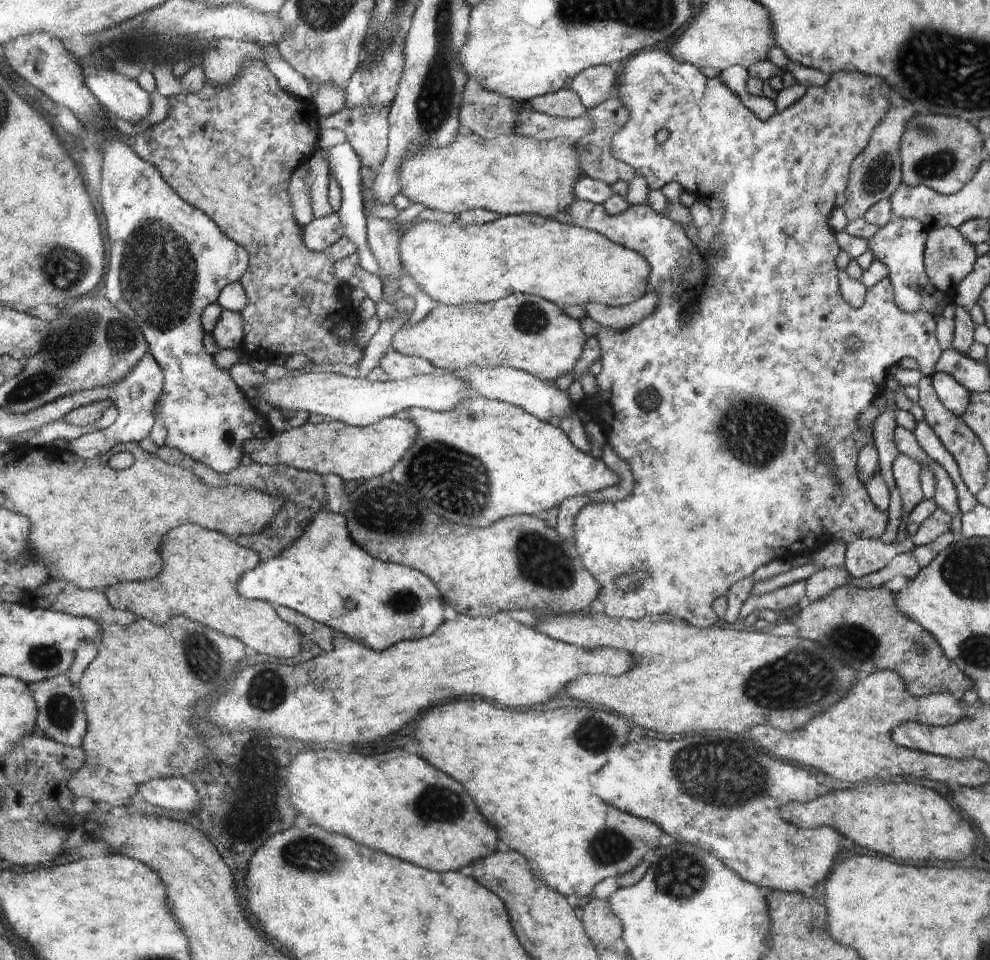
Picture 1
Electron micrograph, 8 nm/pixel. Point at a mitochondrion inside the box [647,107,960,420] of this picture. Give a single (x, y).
(937, 164)

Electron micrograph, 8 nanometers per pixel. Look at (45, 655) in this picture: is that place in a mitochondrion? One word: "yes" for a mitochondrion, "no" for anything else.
yes

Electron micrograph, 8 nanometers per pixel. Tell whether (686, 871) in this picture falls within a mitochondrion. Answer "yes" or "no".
yes

